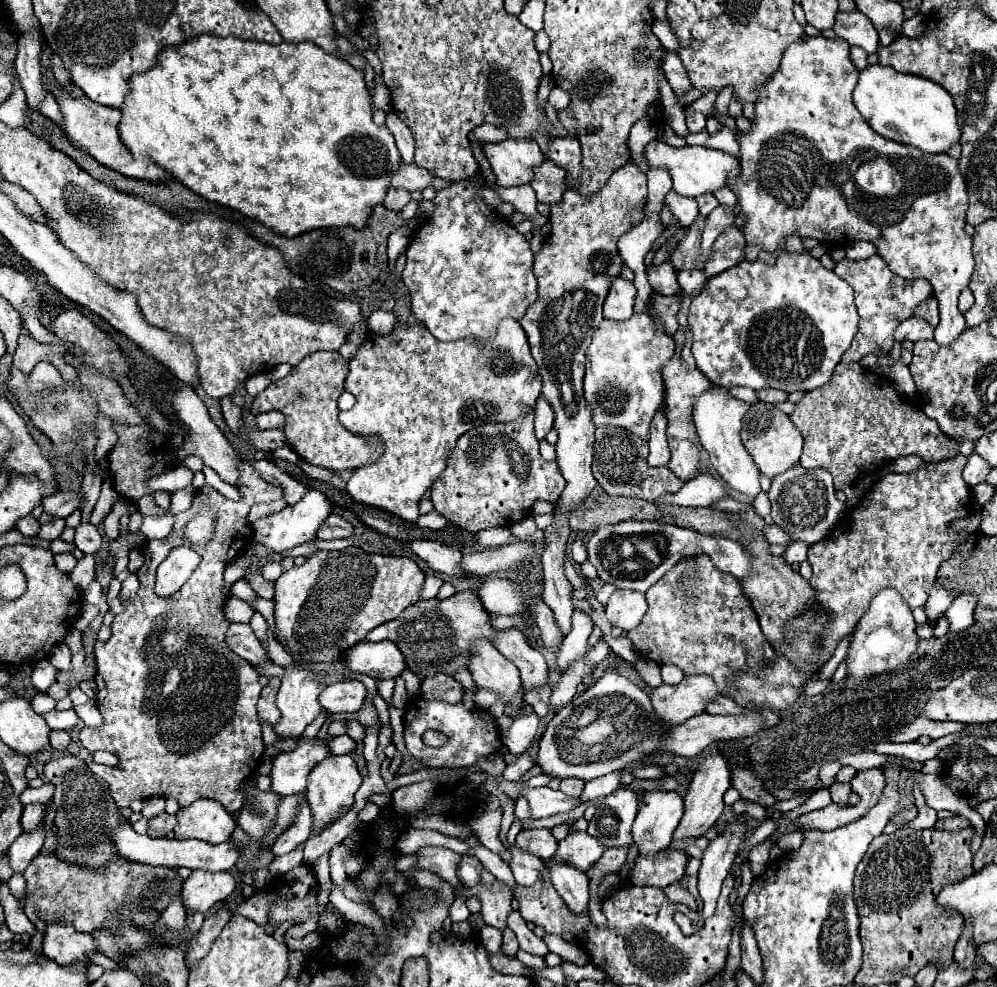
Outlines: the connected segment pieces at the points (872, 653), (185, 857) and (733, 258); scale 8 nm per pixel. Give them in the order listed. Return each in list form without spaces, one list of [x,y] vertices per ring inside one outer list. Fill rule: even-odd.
[[[885,588],[871,600],[869,610],[863,614],[863,618],[855,628],[847,654],[849,676],[861,682],[863,678],[885,674],[897,668],[899,664],[909,662],[915,648],[917,648],[917,634],[915,634],[915,620],[911,608],[905,604],[905,600],[897,590]]]
[[[129,822],[119,824],[115,828],[113,834],[115,846],[119,850],[119,854],[123,854],[127,860],[131,862],[141,862],[141,864],[149,864],[149,866],[169,866],[169,868],[181,868],[187,866],[191,870],[209,870],[209,872],[219,872],[219,870],[231,870],[241,854],[241,850],[231,844],[231,842],[223,842],[223,844],[207,844],[203,840],[177,840],[177,838],[151,838],[151,836],[141,836],[137,834]]]
[[[739,228],[725,230],[713,244],[713,252],[705,264],[707,278],[721,274],[727,268],[733,268],[745,258],[745,238],[741,236]]]

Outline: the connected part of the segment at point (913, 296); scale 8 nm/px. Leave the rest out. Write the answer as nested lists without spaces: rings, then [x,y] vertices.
[[[871,256],[867,260],[841,260],[835,266],[835,274],[841,276],[851,284],[855,290],[855,306],[861,316],[859,320],[859,332],[855,334],[855,340],[851,342],[849,350],[843,356],[843,362],[859,362],[867,354],[883,352],[889,354],[889,340],[893,340],[893,332],[897,326],[913,316],[913,310],[931,296],[931,284],[925,278],[917,280],[905,280],[889,270],[889,266],[881,260],[881,256]]]

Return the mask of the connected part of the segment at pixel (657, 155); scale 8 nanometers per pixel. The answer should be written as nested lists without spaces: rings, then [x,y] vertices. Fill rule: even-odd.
[[[651,140],[645,146],[645,162],[647,166],[659,166],[659,168],[667,168],[667,172],[673,178],[673,190],[681,196],[699,196],[705,192],[713,192],[721,186],[727,184],[727,176],[737,176],[739,172],[739,162],[737,158],[733,158],[731,154],[723,152],[723,150],[711,150],[705,146],[683,146],[683,148],[675,148],[669,146],[661,140]]]

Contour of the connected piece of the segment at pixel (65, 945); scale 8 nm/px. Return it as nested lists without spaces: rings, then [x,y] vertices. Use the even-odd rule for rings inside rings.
[[[51,924],[45,930],[43,956],[59,966],[89,964],[89,956],[95,952],[93,936],[77,932],[69,924]]]

